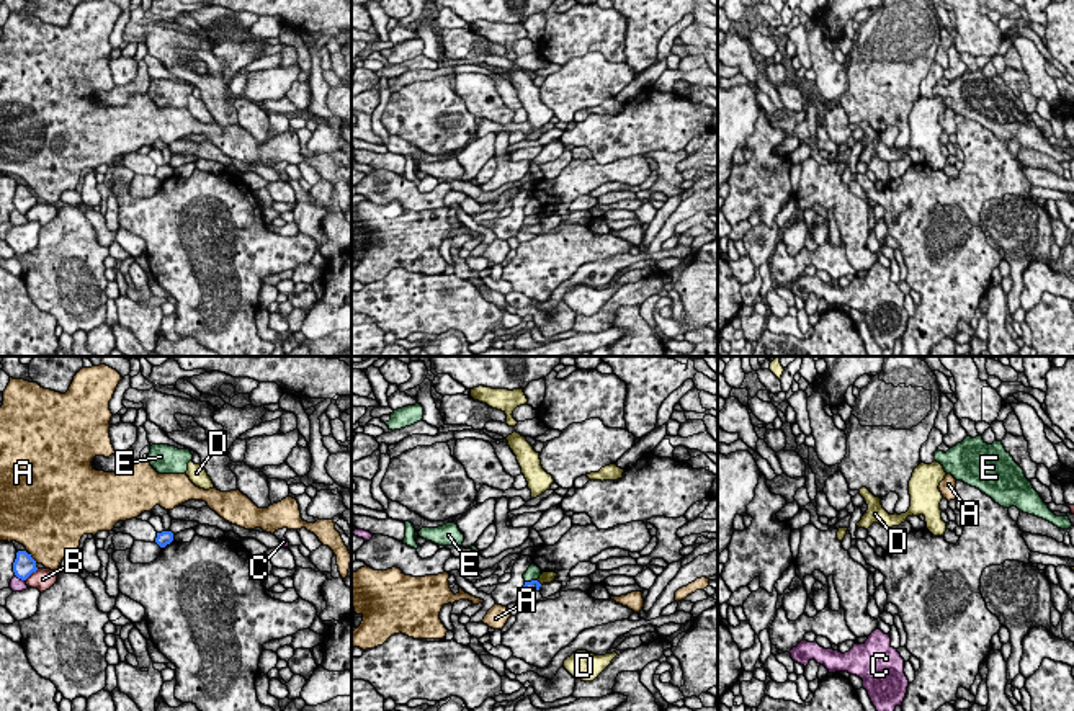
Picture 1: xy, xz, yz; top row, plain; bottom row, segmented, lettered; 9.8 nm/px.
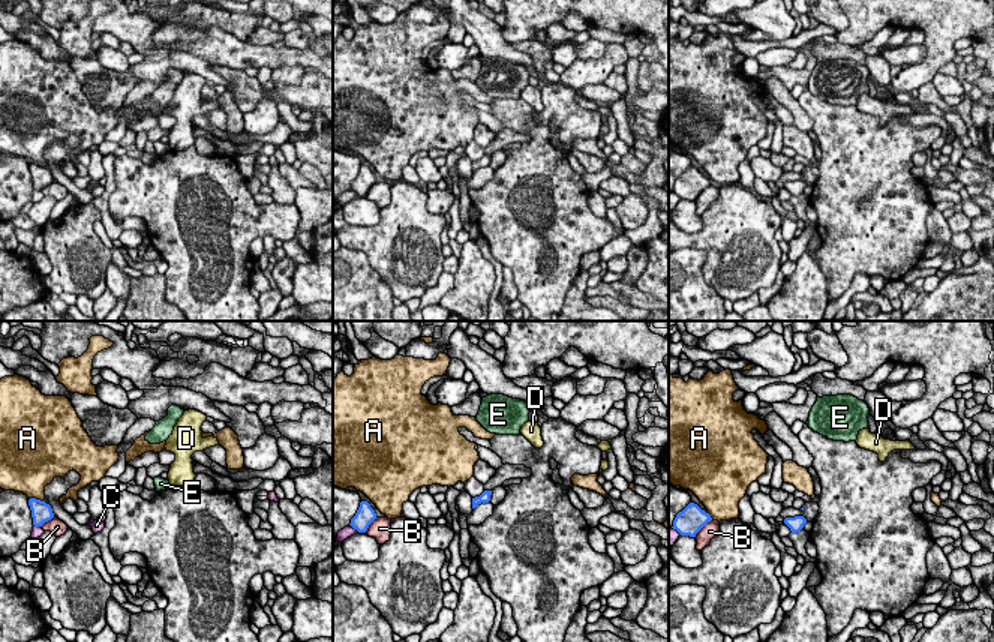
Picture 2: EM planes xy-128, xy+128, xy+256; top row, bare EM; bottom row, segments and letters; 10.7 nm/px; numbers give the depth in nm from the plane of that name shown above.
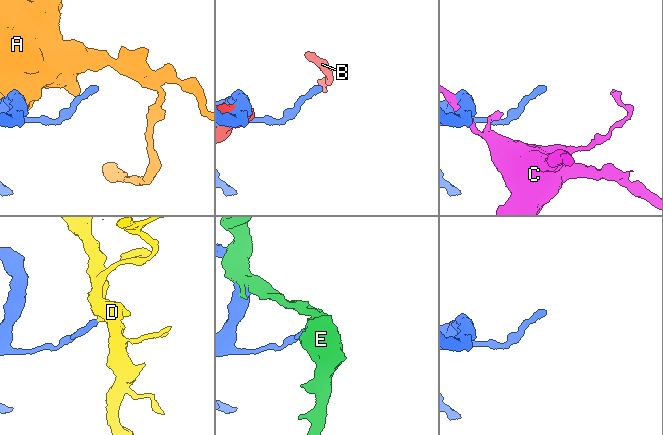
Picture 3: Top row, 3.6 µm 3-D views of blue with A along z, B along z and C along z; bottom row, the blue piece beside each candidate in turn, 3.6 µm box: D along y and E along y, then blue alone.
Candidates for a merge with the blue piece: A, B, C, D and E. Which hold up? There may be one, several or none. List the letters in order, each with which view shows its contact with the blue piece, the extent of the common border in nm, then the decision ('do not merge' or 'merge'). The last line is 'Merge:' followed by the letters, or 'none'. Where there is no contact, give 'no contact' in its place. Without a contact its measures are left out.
A: xy | 120 nm | do not merge
B: xy | 180 nm | do not merge
C: xy | 130 nm | do not merge
D: xz | 70 nm | do not merge
E: xz | 130 nm | do not merge
Merge: none

